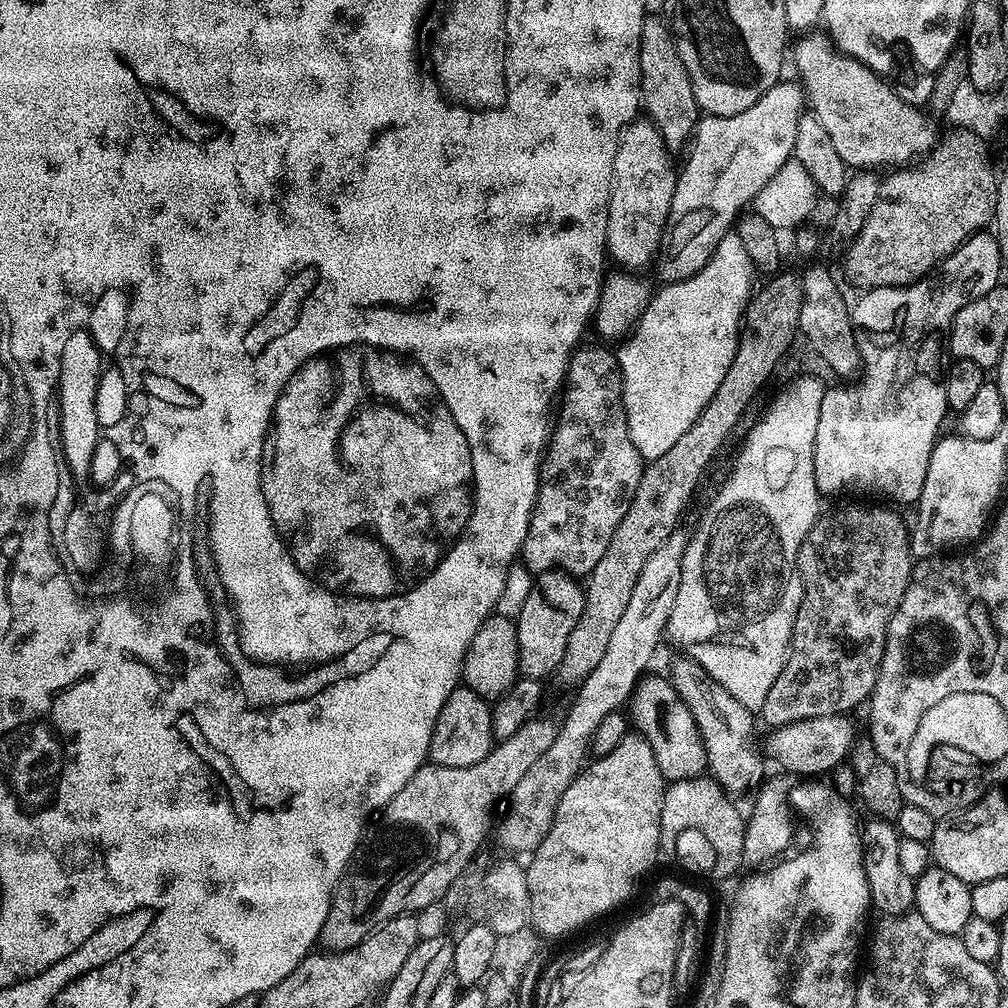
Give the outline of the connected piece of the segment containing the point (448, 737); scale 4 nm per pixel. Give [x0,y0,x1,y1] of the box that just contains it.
[428,686,494,768]

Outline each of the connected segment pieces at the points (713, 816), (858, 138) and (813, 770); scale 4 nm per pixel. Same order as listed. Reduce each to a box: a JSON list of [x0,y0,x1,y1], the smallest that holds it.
[[659,776,745,878],[796,34,938,170],[768,714,856,778]]

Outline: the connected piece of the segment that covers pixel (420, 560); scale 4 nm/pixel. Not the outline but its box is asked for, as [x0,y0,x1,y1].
[260,344,480,604]

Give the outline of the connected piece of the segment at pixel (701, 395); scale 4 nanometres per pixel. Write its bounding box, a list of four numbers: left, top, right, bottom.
[618,230,754,461]

